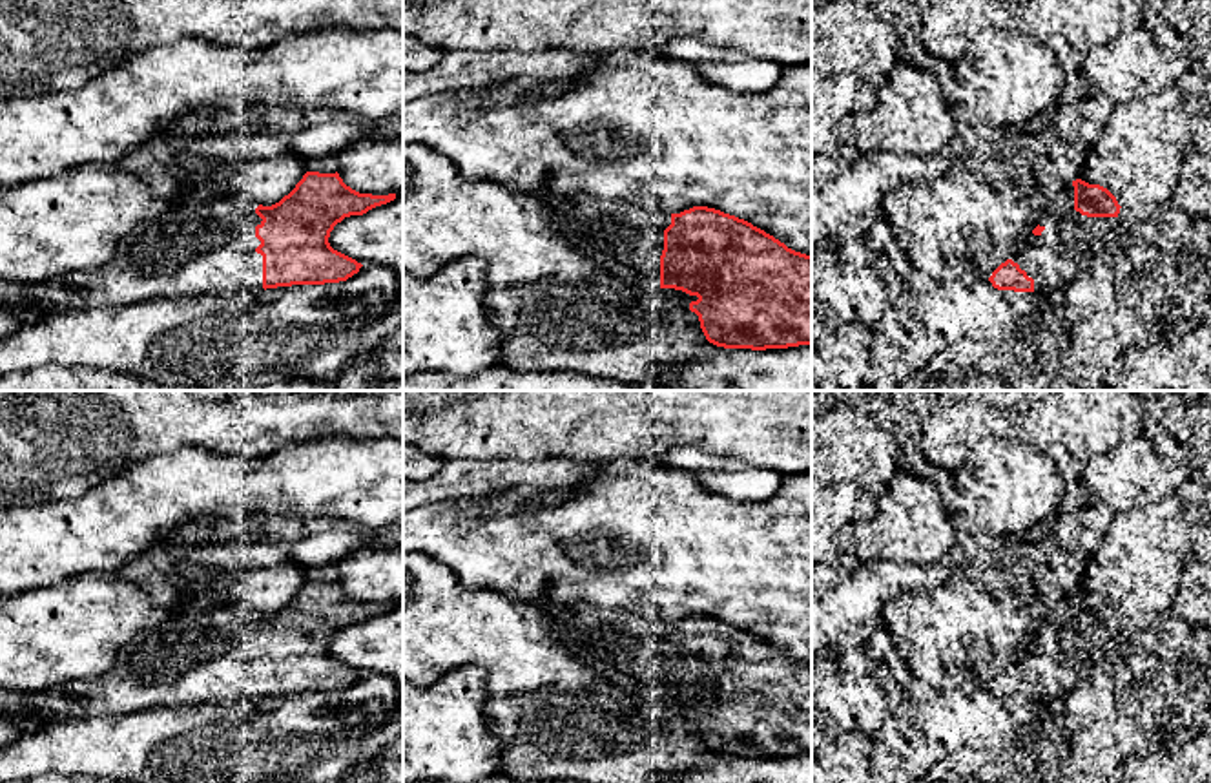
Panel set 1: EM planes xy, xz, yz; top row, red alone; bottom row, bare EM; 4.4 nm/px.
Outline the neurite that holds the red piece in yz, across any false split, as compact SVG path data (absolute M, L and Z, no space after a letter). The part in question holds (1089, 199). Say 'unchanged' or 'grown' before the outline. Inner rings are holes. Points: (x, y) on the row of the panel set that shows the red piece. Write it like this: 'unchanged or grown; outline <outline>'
grown; outline M1072 181L1047 201L1040 224L988 281L998 290L1060 292L1089 257L1105 250L1120 208L1107 188Z

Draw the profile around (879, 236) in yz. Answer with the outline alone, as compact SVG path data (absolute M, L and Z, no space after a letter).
M877 217L866 234L866 243L875 256L881 254L895 239L895 235L897 234L892 230L892 226Z

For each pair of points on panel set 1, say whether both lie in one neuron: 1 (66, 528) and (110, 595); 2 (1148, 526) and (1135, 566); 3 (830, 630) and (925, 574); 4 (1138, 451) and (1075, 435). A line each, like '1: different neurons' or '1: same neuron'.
1: different neurons
2: same neuron
3: same neuron
4: different neurons

